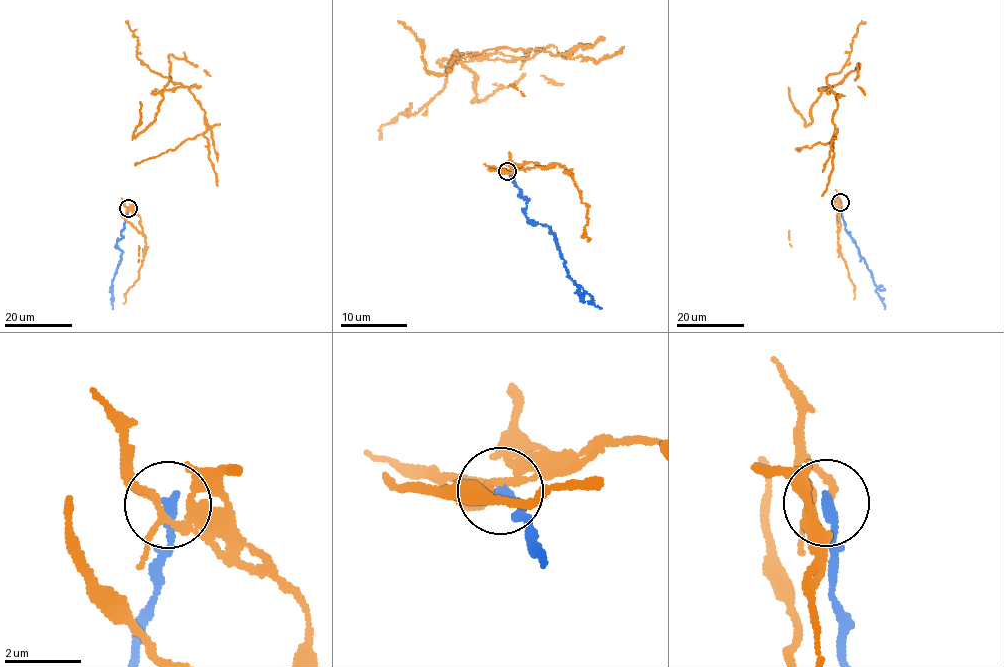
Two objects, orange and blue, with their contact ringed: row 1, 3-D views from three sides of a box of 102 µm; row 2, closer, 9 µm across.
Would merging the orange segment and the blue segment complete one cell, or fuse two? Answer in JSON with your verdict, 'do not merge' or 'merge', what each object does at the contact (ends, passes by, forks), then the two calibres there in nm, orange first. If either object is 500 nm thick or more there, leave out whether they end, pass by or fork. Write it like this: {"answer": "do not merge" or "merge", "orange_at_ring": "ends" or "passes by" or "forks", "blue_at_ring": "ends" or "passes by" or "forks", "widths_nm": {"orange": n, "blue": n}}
{"answer": "do not merge", "orange_at_ring": "ends", "blue_at_ring": "ends", "widths_nm": {"orange": 150, "blue": 280}}

